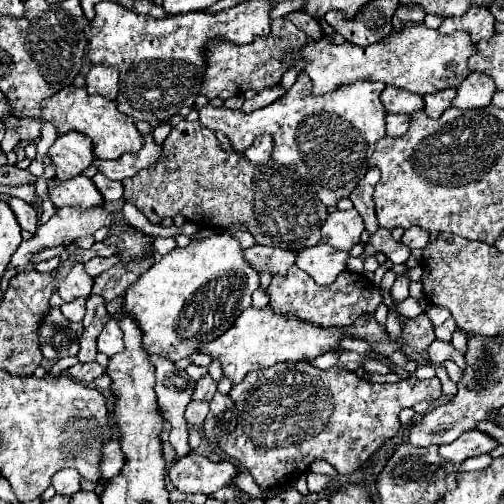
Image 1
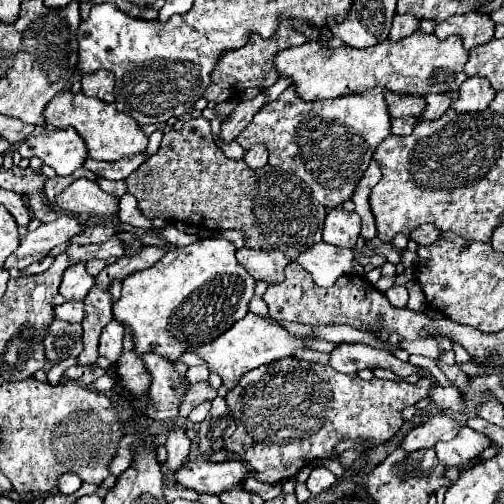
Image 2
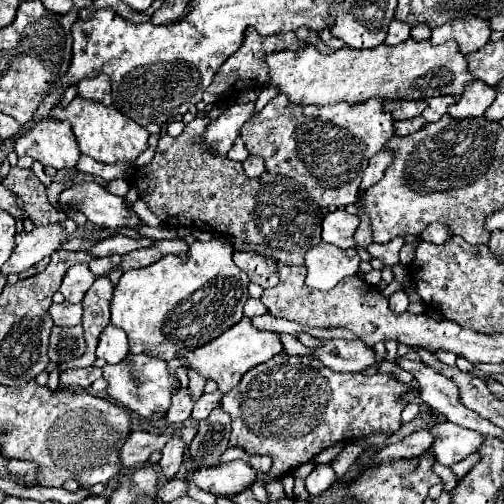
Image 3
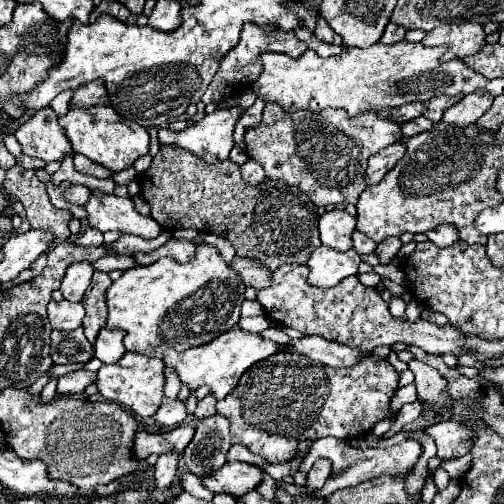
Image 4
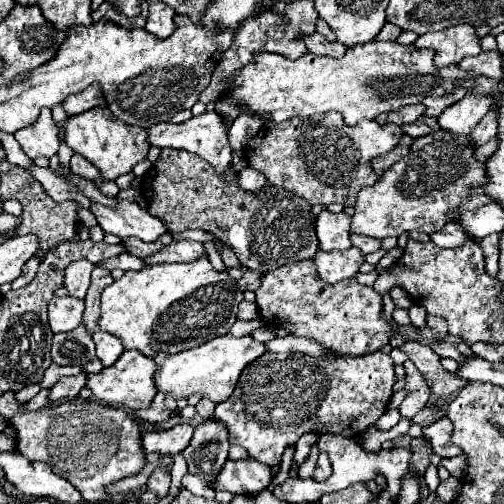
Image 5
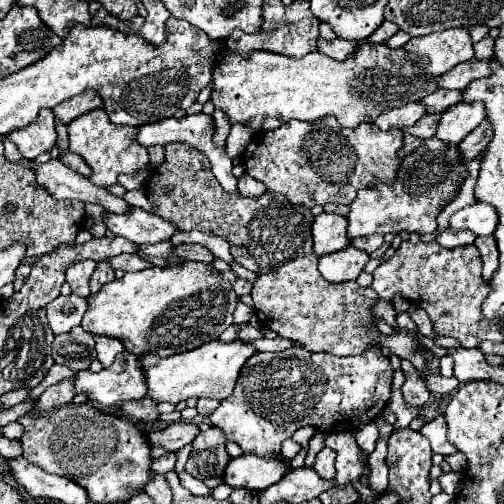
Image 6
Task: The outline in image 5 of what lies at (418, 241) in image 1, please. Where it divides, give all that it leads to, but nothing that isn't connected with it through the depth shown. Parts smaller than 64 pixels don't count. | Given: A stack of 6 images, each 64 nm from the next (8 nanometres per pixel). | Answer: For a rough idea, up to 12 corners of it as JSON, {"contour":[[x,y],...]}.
{"contour":[[456,222],[444,224],[430,234],[440,248],[458,248],[466,240],[464,228]]}

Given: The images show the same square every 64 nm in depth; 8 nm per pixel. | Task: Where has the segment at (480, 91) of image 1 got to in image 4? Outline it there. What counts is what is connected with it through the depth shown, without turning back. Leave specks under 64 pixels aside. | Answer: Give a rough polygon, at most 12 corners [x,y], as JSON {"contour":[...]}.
{"contour":[[488,92],[466,94],[442,122],[468,128],[492,106]]}

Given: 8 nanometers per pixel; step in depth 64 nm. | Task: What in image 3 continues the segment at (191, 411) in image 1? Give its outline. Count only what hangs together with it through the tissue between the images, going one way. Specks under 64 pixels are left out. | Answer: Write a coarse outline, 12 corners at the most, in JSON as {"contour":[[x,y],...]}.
{"contour":[[218,390],[202,394],[192,418],[202,420],[220,404]]}

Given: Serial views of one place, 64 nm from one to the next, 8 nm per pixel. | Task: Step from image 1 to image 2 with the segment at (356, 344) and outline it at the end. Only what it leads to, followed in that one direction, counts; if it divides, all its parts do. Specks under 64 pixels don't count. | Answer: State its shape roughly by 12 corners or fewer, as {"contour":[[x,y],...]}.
{"contour":[[304,339],[307,346],[313,350],[330,353],[339,343]]}

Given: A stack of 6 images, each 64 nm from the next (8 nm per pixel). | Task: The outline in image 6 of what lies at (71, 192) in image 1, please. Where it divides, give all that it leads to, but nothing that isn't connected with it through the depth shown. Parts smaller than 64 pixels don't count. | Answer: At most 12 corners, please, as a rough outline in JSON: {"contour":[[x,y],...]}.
{"contour":[[142,208],[106,216],[116,236],[158,244],[180,230]]}

